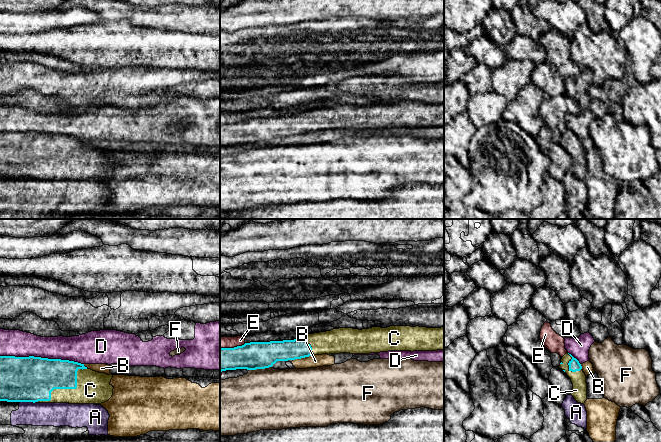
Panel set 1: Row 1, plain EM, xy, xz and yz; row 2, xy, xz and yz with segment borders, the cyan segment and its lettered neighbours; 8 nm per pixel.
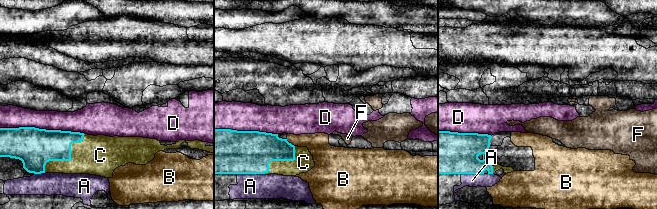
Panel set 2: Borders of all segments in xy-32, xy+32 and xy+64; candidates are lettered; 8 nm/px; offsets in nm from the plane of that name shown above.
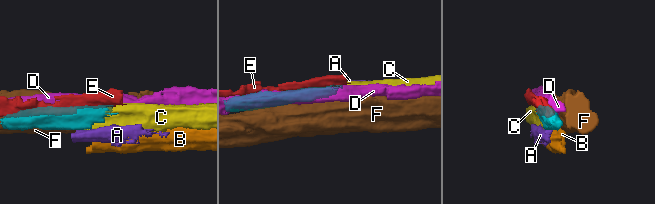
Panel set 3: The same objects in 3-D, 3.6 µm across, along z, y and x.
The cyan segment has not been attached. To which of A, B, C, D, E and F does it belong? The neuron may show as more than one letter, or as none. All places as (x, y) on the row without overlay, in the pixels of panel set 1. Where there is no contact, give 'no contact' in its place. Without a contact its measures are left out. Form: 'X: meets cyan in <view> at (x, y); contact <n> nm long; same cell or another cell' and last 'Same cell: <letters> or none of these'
A: meets cyan in xy at (28, 177); contact 140 nm long; another cell
B: meets cyan in xz at (303, 133); contact 180 nm long; another cell
C: meets cyan in xy at (66, 164); contact 500 nm long; same cell
D: meets cyan in xy at (42, 134); contact 700 nm long; another cell
E: meets cyan in xz at (232, 124); contact 220 nm long; another cell
F: meets cyan in xz at (260, 144); contact 190 nm long; another cell
Same cell: C

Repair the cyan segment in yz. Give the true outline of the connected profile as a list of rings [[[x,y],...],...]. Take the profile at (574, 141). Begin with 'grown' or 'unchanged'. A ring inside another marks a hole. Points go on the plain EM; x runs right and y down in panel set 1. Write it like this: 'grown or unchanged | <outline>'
grown | [[[566,129],[561,135],[559,144],[571,155],[573,160],[571,171],[578,179],[584,180],[587,176],[587,159],[586,151],[579,137],[571,130]]]

